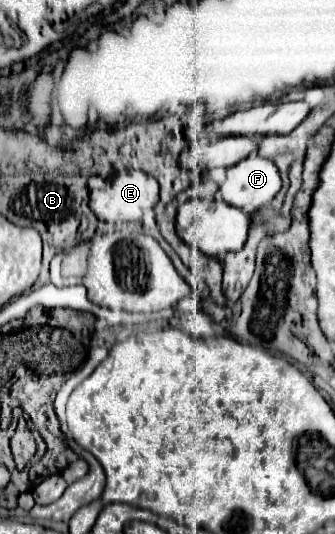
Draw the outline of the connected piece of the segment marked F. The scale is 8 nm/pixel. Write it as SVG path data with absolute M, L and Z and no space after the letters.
M252 154L242 162L234 164L226 172L226 180L220 184L222 198L246 212L256 212L272 202L282 190L282 178L278 166Z

